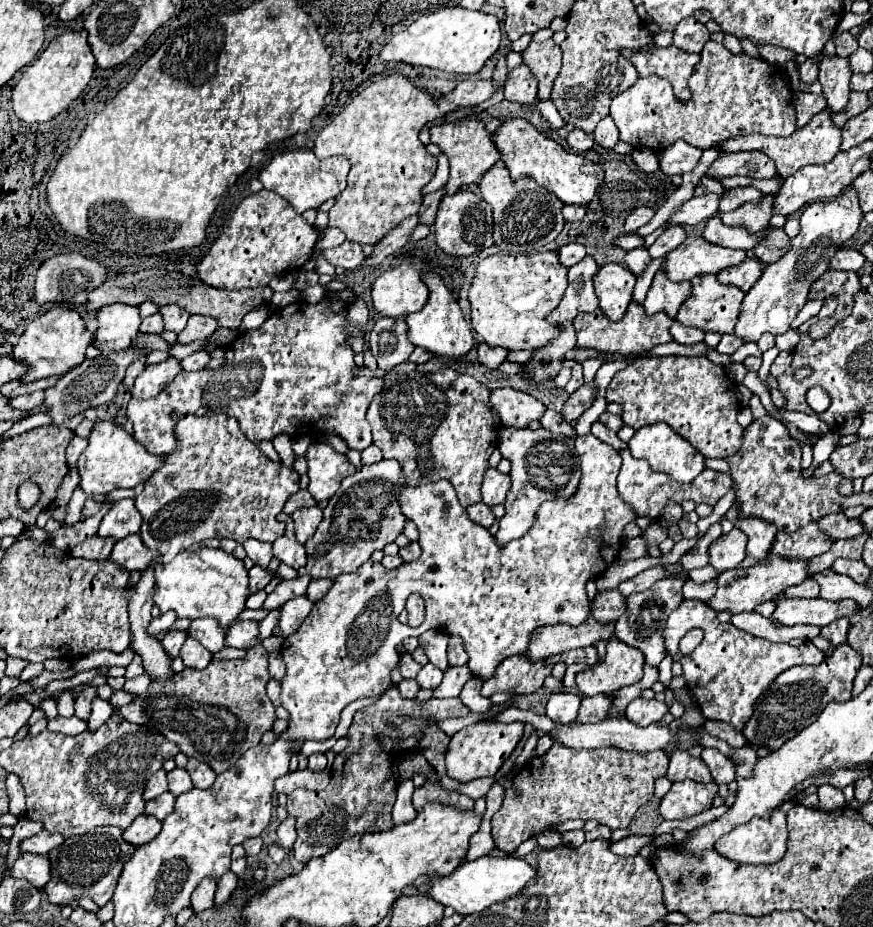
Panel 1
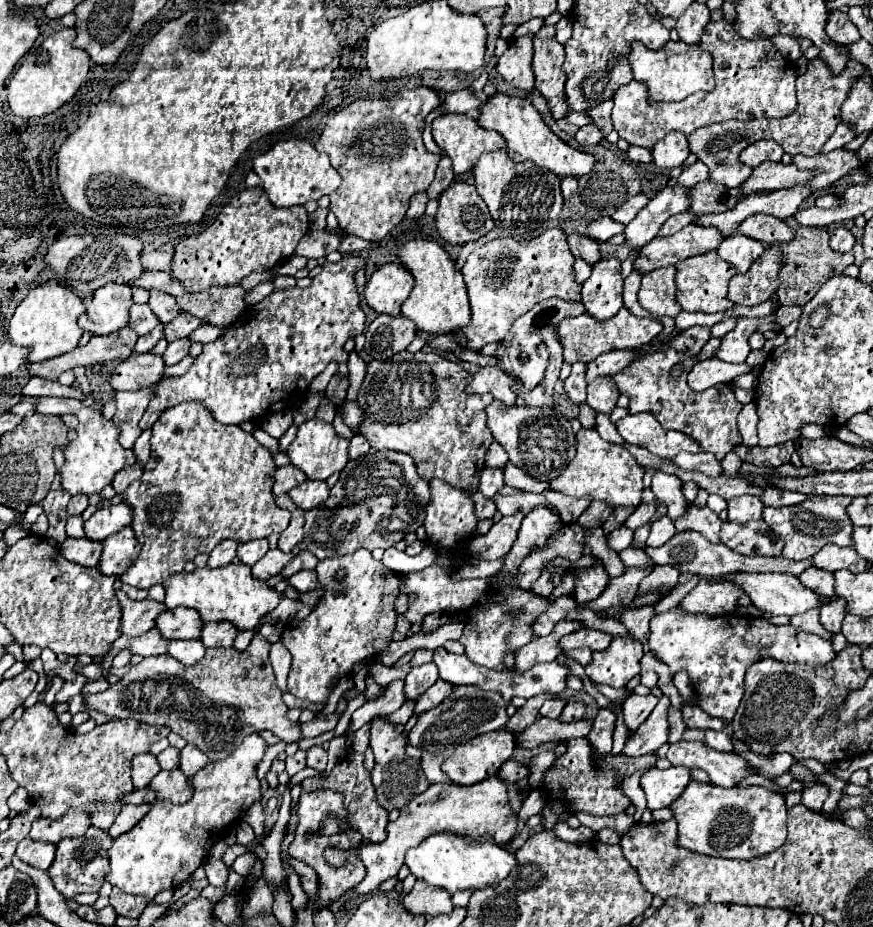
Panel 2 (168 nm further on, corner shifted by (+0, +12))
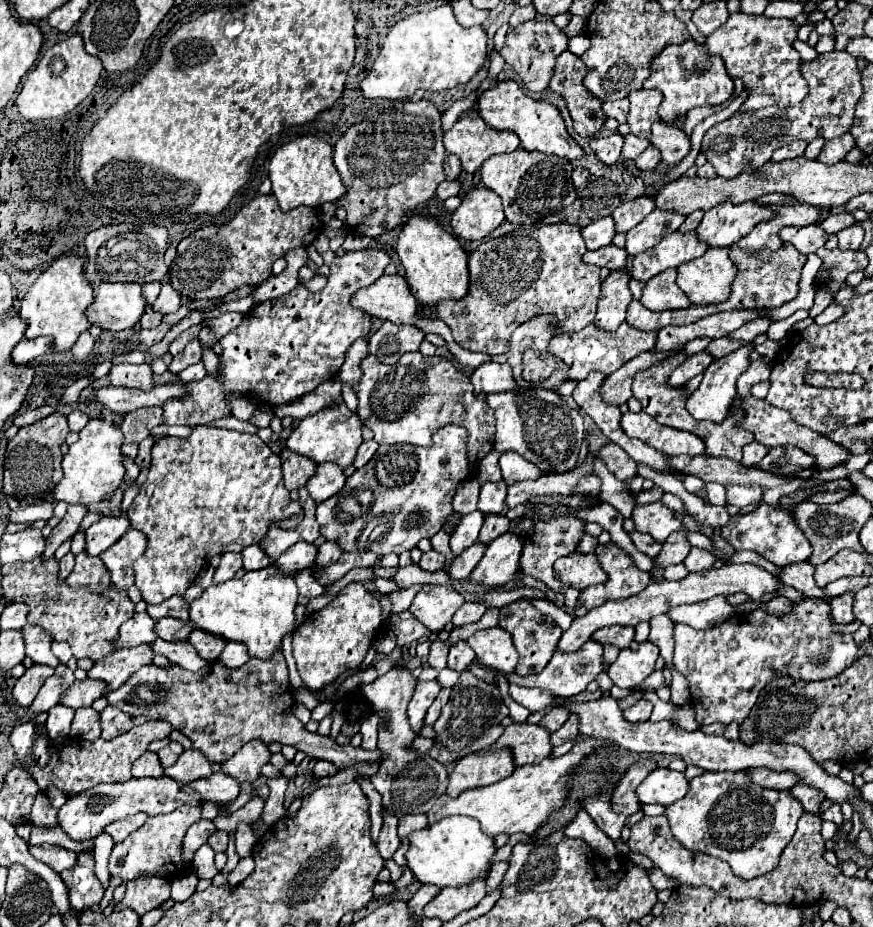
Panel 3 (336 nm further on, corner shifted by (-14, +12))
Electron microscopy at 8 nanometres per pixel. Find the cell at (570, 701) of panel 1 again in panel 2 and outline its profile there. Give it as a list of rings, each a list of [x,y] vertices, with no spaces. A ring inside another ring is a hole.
[[[549,699],[549,701],[545,701],[545,703],[543,703],[543,707],[539,709],[539,713],[541,713],[541,717],[557,719],[557,717],[561,715],[561,711],[563,711],[565,703],[567,703],[567,701],[563,701],[563,699]]]

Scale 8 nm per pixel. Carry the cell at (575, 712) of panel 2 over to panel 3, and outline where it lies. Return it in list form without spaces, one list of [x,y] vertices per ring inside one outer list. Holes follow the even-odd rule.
[[[571,715],[571,717],[565,721],[565,725],[551,735],[551,745],[553,745],[553,747],[559,747],[559,745],[563,745],[565,741],[575,739],[577,735],[579,735],[579,717],[577,717],[577,715]]]

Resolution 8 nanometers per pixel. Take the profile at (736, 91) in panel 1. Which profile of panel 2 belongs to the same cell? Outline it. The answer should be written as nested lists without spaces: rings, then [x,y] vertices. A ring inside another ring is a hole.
[[[721,19],[721,21],[711,21],[701,37],[699,43],[701,49],[709,51],[713,57],[713,73],[715,73],[715,91],[711,93],[693,93],[691,97],[687,97],[685,101],[679,103],[655,103],[649,105],[647,101],[647,87],[639,81],[631,81],[625,87],[617,89],[613,95],[613,125],[615,131],[619,133],[619,137],[623,137],[629,145],[639,145],[639,147],[647,147],[651,149],[659,139],[663,139],[669,131],[681,131],[685,135],[693,133],[699,127],[711,125],[711,123],[719,123],[719,121],[727,121],[727,119],[741,119],[741,121],[749,121],[749,119],[781,119],[789,113],[795,111],[797,107],[797,99],[795,99],[795,79],[797,79],[797,71],[793,71],[787,63],[787,59],[781,55],[781,51],[773,45],[771,37],[755,37],[753,41],[737,35],[737,31],[733,29],[733,23]]]

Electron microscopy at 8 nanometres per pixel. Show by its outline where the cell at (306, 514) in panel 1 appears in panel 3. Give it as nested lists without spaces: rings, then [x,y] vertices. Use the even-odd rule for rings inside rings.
[[[335,463],[319,465],[315,471],[315,477],[307,483],[307,491],[315,503],[323,503],[325,499],[339,493],[345,485],[345,475]]]

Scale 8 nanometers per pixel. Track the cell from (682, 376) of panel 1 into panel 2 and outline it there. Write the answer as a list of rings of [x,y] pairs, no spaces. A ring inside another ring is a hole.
[[[675,349],[657,351],[635,359],[621,373],[615,373],[613,381],[619,391],[631,399],[629,413],[653,413],[665,429],[675,429],[693,437],[703,451],[713,453],[717,461],[721,461],[733,447],[741,445],[737,415],[743,405],[735,399],[733,389],[729,389],[727,383],[719,383],[701,393],[691,391],[687,385],[687,373],[695,361],[695,357],[685,357],[685,353]],[[675,365],[683,365],[683,373],[679,377],[671,377],[671,369]]]

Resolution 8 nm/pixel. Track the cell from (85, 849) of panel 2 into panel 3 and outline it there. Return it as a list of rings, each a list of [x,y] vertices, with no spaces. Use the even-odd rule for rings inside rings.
[[[81,851],[81,853],[77,853],[77,863],[71,869],[61,871],[61,877],[69,889],[71,907],[75,911],[101,903],[101,899],[105,895],[103,883],[97,879],[93,867],[95,867],[93,853]]]

